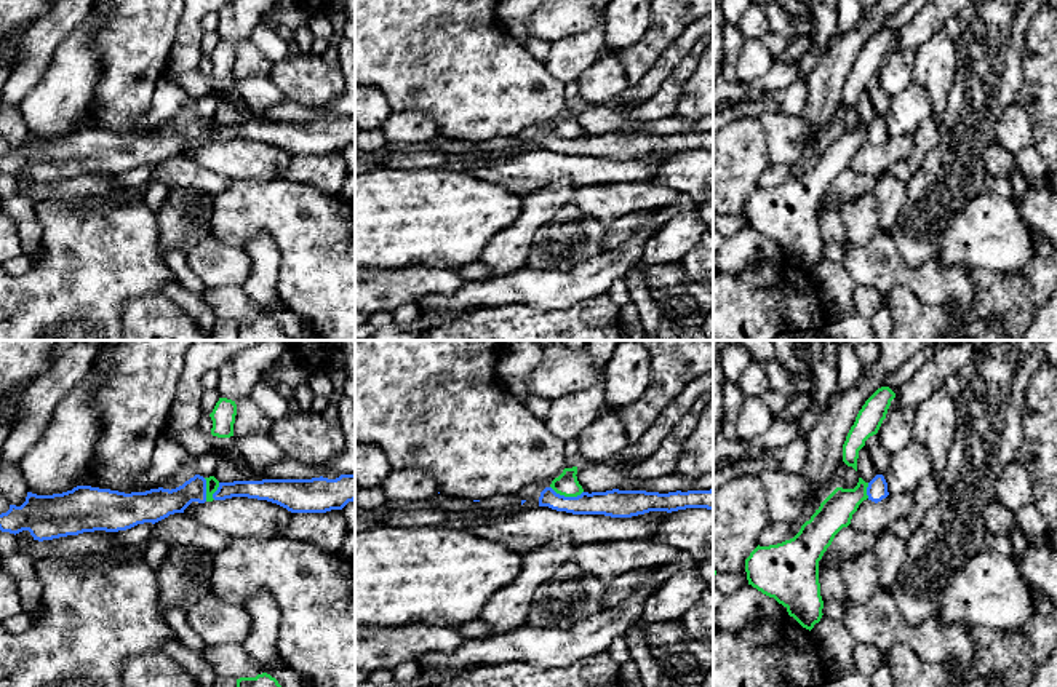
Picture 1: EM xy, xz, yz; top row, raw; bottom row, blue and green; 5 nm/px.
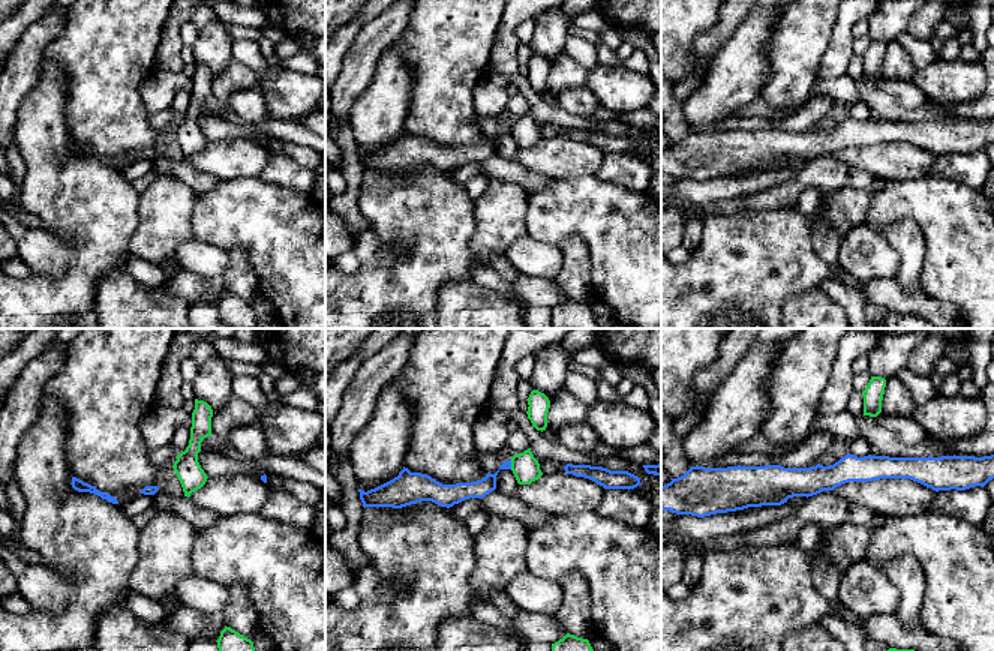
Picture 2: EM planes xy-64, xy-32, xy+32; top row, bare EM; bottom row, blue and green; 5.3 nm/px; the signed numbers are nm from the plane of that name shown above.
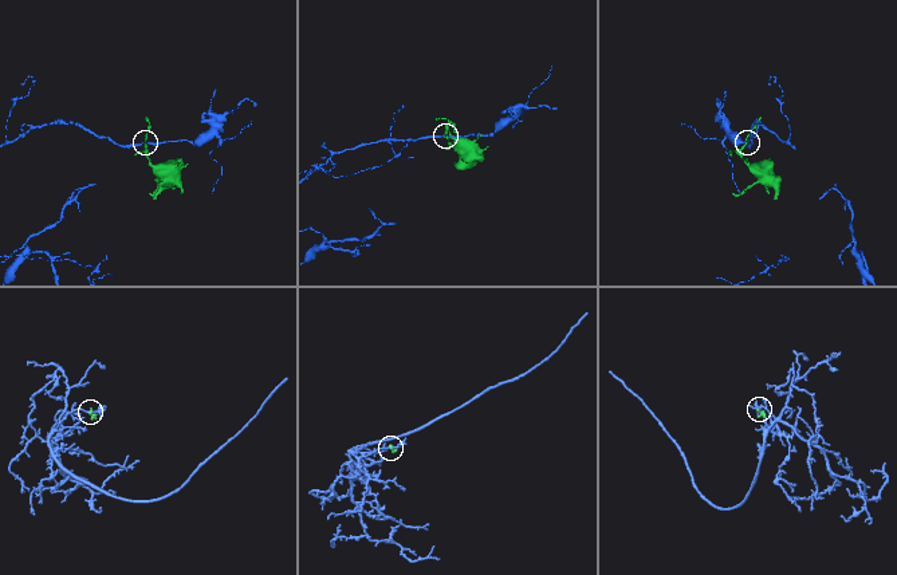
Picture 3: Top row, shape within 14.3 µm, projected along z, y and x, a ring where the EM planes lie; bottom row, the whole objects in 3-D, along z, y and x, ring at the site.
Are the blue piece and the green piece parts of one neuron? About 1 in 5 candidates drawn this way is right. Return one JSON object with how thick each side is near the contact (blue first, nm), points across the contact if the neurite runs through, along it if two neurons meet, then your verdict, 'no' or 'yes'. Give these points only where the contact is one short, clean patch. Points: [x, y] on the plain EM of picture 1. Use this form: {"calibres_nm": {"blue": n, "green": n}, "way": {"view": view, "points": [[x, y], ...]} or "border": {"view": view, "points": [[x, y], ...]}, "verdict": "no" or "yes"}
{"calibres_nm": {"blue": 140, "green": 120}, "border": {"view": "xz", "points": [[550, 128], [565, 138], [579, 138], [582, 135]]}, "verdict": "no"}

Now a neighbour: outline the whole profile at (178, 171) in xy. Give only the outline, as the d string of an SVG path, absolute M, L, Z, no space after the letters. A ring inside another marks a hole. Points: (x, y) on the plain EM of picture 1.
M174 155L154 166L154 173L149 177L147 184L130 189L123 193L112 193L107 198L107 203L118 205L130 198L144 197L147 185L155 181L163 182L170 190L193 189L203 193L209 193L213 197L225 192L233 182L225 176L203 168L193 158L187 158L185 155Z

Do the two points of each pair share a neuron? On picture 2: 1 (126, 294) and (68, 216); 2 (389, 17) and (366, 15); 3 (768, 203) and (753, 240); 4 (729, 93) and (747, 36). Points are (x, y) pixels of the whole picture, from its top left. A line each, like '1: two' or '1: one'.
1: two
2: two
3: two
4: one

